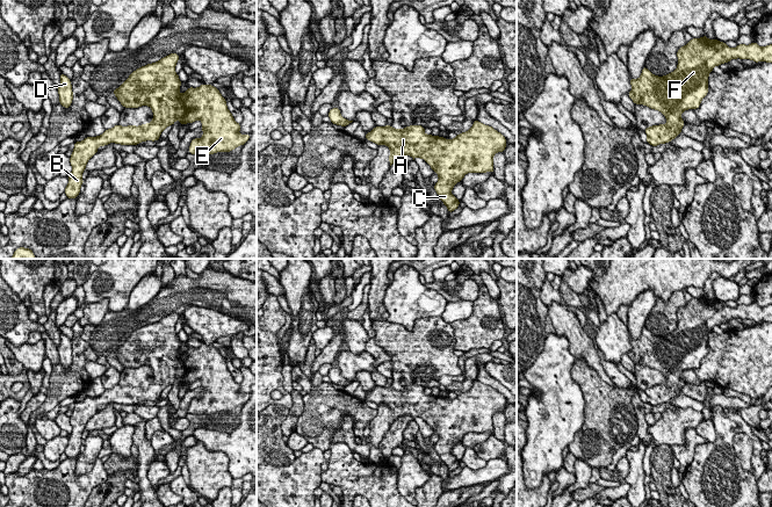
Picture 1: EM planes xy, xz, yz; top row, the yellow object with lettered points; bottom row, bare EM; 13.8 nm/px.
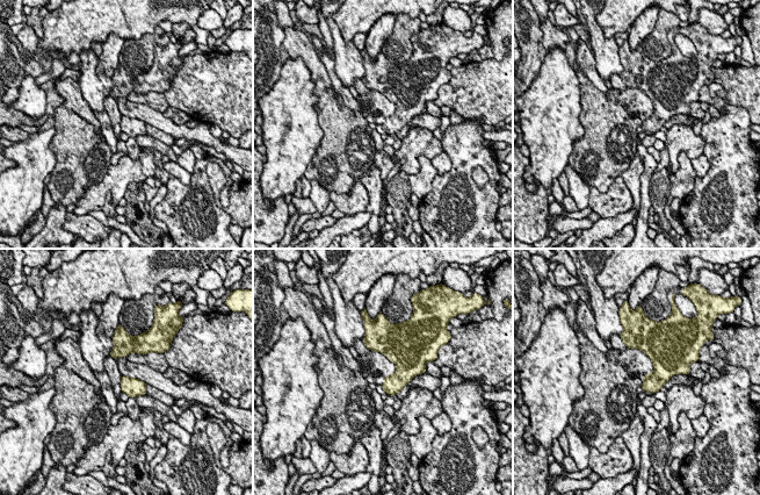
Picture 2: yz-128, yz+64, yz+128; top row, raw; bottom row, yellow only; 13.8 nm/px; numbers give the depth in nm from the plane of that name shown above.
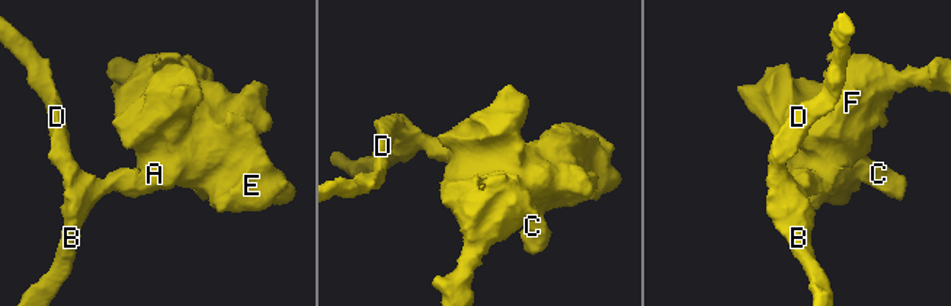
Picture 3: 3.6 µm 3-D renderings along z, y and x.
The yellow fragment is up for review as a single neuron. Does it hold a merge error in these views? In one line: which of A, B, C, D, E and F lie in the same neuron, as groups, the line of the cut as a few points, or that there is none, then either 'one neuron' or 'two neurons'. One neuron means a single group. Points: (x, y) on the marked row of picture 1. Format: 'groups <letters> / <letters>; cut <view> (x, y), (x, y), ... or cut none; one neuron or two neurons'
groups A B C D E F; cut none; one neuron

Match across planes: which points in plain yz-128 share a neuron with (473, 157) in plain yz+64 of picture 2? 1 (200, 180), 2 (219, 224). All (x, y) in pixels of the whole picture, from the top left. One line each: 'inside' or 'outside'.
1: inside
2: inside

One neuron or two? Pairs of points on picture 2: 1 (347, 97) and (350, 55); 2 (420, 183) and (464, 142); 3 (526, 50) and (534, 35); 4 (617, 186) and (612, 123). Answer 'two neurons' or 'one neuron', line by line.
1: two neurons
2: two neurons
3: one neuron
4: two neurons

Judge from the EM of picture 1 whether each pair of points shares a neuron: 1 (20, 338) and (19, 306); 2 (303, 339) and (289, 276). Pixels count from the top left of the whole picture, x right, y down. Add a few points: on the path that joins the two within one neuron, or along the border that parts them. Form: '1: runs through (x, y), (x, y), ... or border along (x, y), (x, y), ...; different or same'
1: runs through (19, 330), (19, 314); same
2: runs through (303, 324), (303, 304), (297, 291); same

